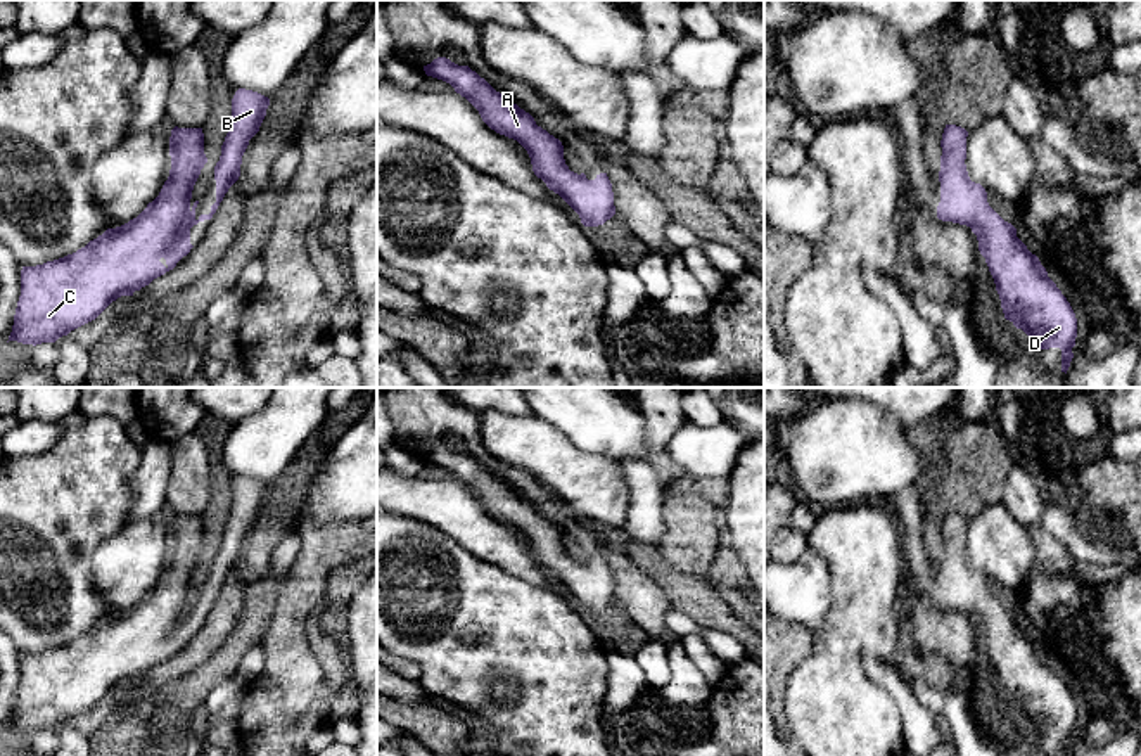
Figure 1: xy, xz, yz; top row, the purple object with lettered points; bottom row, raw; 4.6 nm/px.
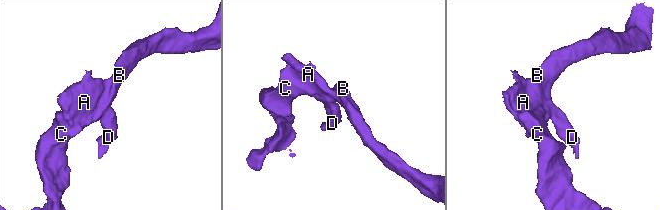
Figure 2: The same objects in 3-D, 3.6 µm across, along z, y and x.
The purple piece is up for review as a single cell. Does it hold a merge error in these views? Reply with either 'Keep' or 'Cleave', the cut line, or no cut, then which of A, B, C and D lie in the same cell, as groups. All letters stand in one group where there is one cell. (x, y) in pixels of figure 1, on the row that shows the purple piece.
Keep. No split. Groups: A B C D

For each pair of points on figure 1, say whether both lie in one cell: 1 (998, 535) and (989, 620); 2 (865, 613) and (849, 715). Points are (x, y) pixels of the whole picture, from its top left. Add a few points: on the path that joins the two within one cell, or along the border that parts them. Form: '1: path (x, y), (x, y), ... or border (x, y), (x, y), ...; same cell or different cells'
1: border (965, 545), (968, 564), (988, 580); different cells
2: path (849, 639), (849, 689); same cell

